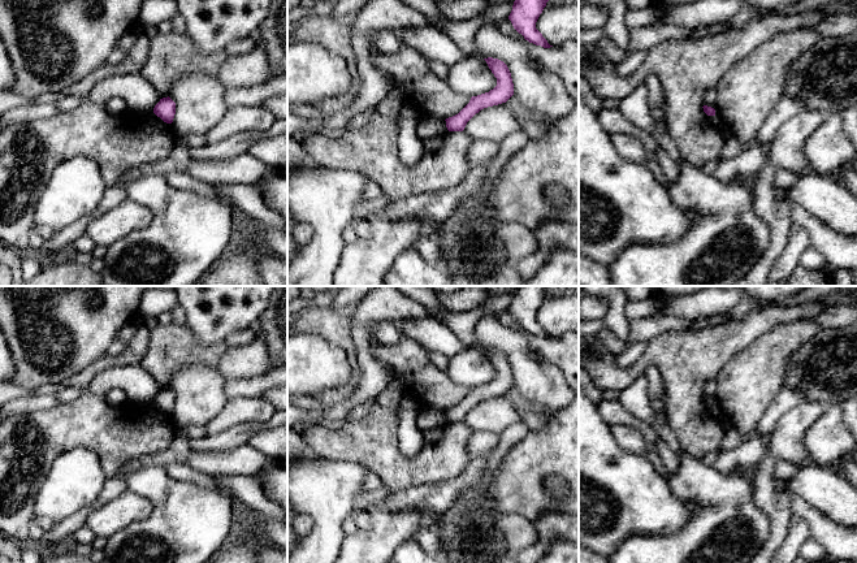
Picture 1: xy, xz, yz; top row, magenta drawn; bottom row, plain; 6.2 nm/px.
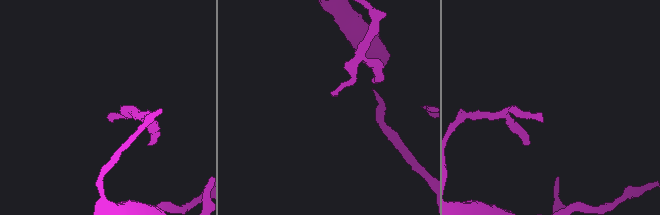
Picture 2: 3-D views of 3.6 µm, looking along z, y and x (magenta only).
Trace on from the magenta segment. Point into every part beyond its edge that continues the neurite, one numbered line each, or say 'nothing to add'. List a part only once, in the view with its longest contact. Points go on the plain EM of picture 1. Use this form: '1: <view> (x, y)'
nothing to add

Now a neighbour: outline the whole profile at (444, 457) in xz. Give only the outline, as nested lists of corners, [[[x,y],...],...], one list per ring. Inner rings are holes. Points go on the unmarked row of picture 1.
[[[375,402],[363,419],[345,419],[338,428],[312,425],[302,433],[304,442],[320,458],[359,462],[376,472],[391,493],[425,482],[443,482],[458,477],[468,463],[467,443],[473,430],[463,423],[445,423],[424,432],[420,452],[408,458],[398,445],[398,413],[386,411]]]

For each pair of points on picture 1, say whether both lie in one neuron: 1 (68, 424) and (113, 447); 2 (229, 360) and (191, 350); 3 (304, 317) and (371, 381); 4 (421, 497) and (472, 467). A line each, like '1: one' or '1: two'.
1: one
2: two
3: two
4: one

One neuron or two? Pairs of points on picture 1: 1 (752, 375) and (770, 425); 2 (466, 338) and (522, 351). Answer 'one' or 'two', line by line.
1: two
2: two

